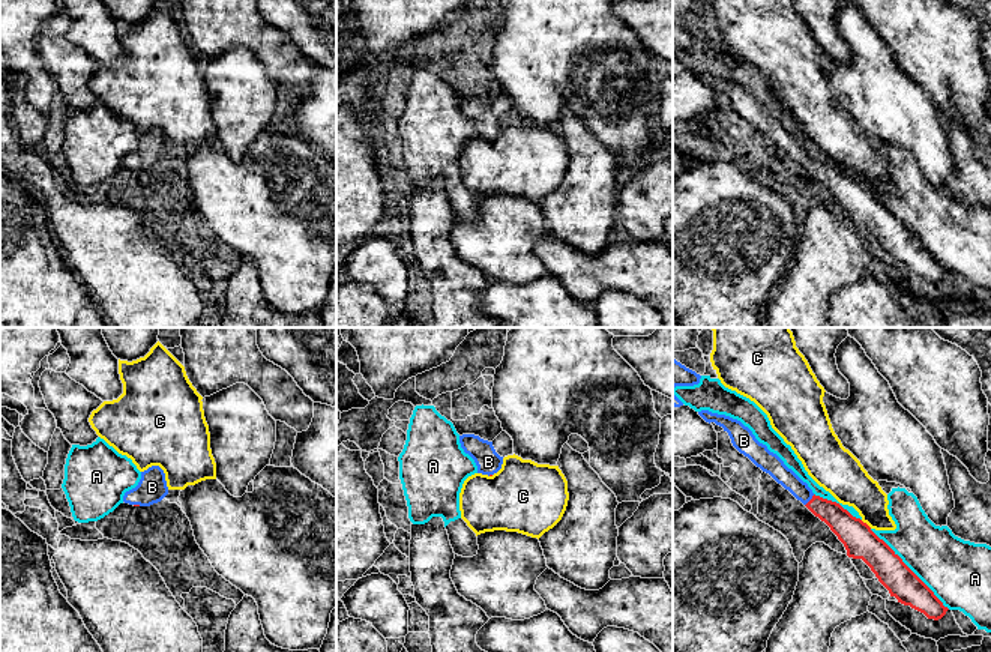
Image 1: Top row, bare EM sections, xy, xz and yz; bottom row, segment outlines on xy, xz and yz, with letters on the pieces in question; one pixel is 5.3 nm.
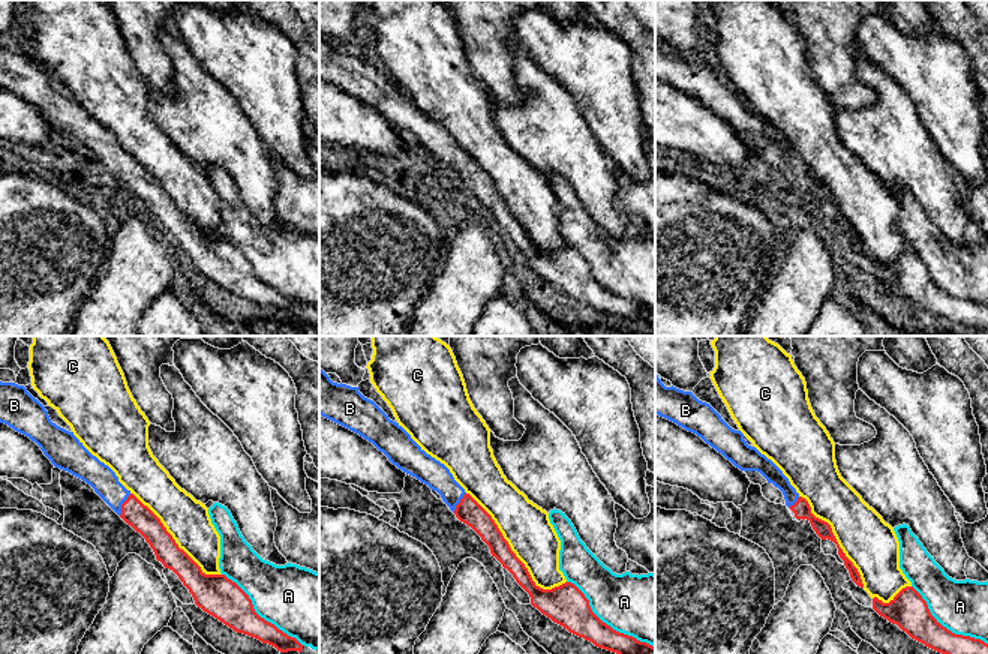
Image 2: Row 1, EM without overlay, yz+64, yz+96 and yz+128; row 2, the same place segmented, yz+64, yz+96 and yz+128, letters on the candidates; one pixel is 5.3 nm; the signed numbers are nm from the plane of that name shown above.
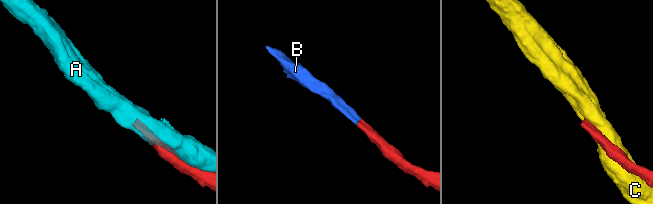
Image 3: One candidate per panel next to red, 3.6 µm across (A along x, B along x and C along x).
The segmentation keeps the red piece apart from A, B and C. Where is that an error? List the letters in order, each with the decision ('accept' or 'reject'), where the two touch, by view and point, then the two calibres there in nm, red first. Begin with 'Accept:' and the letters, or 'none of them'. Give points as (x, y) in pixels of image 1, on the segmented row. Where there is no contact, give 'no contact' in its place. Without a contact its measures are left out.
Accept: B
A: reject; meets red in yz at (910, 570); 170 nm thick on the red side, 340 nm on the other
B: accept; meets red in yz at (810, 501); 140 nm thick on the red side, 100 nm on the other
C: reject; meets red in yz at (865, 523); 180 nm thick on the red side, 220 nm on the other

